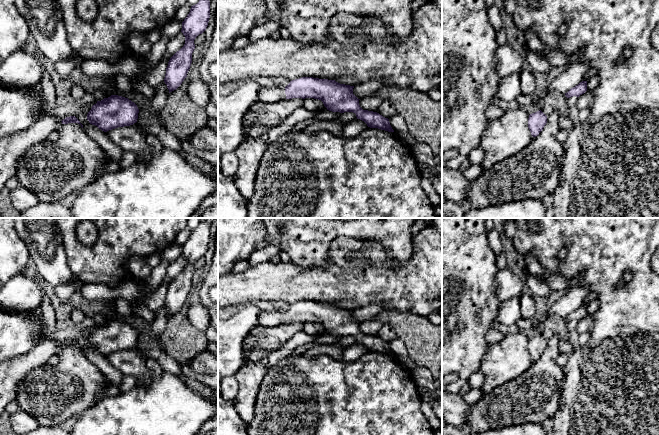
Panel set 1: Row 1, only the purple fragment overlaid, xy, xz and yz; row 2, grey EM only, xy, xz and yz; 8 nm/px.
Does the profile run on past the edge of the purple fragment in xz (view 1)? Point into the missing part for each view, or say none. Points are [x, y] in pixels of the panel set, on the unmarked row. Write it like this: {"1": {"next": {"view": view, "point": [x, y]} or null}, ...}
{"1": {"next": {"view": "xz", "point": [273, 317]}}}

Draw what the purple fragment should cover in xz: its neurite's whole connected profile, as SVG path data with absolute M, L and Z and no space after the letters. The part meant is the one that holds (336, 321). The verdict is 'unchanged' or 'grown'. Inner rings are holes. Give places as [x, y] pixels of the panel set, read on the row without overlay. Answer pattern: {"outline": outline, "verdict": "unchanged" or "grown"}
{"outline": "M302 301L290 305L285 311L273 307L259 310L257 325L277 326L292 322L314 322L321 324L327 334L332 336L353 336L357 343L364 345L370 352L394 356L389 343L377 336L363 334L353 318L354 310L340 308L335 304Z", "verdict": "grown"}

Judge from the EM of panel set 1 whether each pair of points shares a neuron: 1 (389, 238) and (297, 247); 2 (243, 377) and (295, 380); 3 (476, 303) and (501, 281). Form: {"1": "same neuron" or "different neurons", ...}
{"1": "same neuron", "2": "different neurons", "3": "different neurons"}

